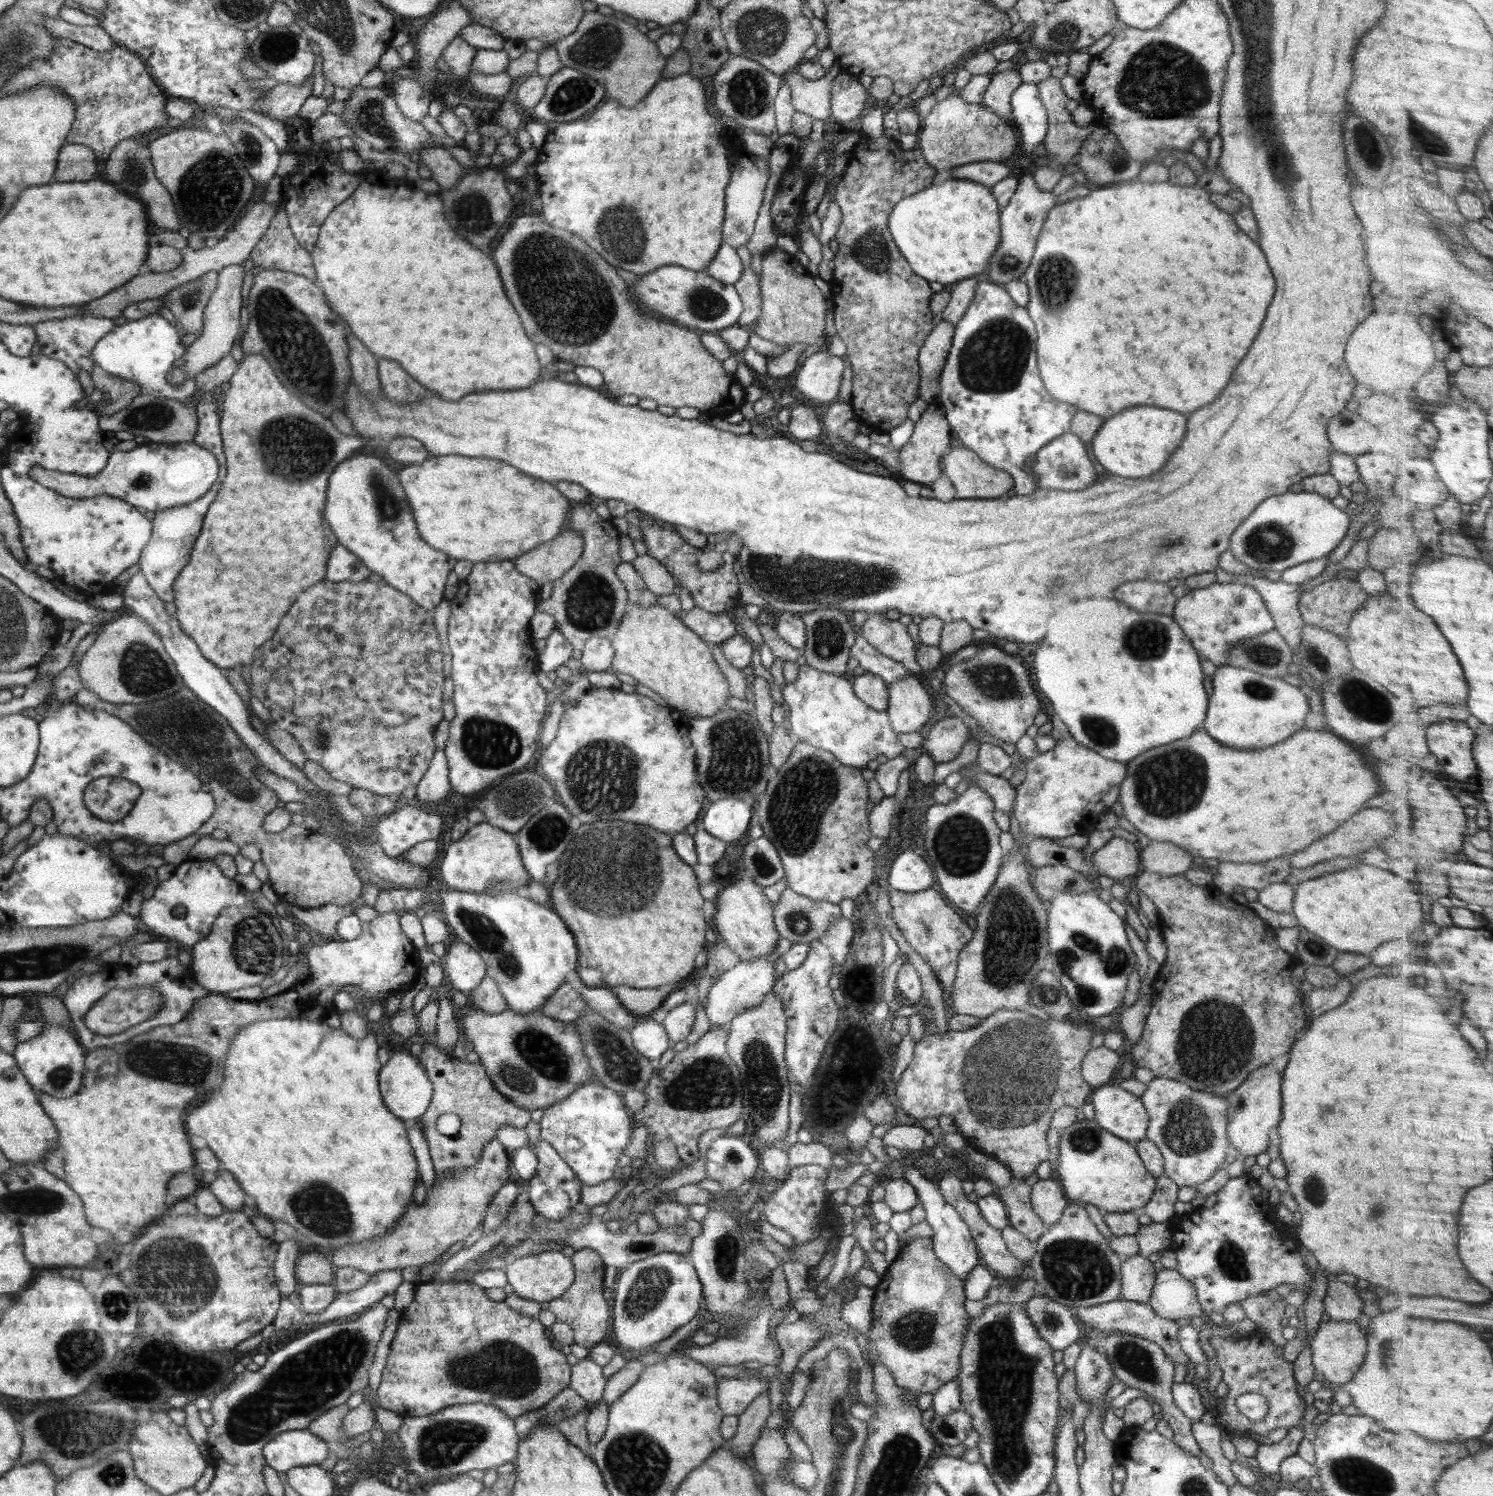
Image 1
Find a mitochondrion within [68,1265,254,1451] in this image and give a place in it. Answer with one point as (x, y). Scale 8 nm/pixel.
(115, 1305)

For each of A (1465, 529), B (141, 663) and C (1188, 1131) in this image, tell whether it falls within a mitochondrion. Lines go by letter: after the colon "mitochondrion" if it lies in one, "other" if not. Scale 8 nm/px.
A: other
B: mitochondrion
C: mitochondrion

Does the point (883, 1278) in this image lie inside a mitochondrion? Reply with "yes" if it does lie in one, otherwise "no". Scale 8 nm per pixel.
no

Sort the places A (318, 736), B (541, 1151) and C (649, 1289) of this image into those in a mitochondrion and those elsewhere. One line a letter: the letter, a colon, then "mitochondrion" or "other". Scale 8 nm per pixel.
A: mitochondrion
B: other
C: mitochondrion

